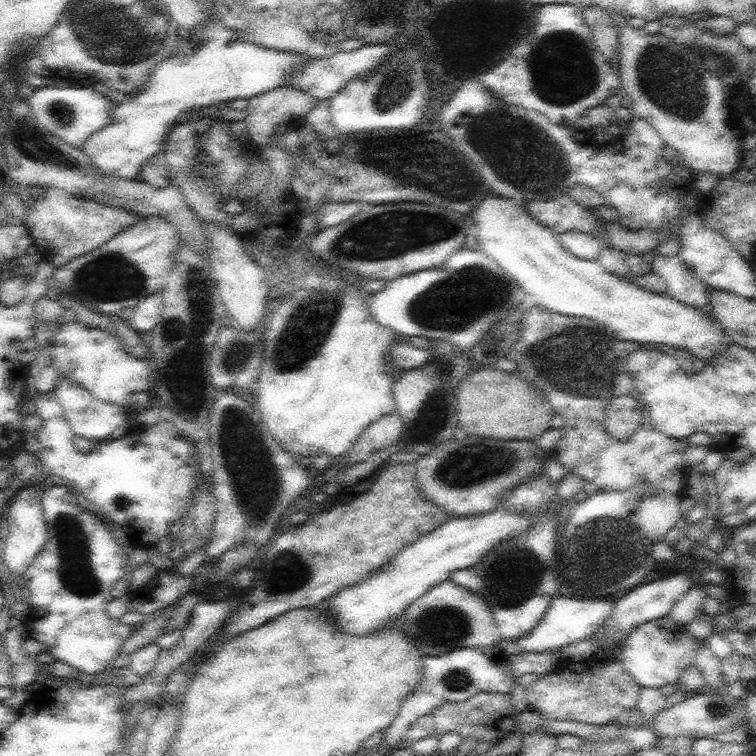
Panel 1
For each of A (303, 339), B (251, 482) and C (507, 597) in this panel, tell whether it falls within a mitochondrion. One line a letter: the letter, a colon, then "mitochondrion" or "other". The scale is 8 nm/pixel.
A: mitochondrion
B: mitochondrion
C: mitochondrion

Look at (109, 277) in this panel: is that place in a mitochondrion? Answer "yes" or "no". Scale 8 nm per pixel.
yes

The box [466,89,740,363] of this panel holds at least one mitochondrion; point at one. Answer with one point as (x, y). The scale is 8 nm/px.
(511, 144)

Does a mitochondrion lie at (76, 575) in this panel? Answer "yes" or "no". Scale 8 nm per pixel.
yes

